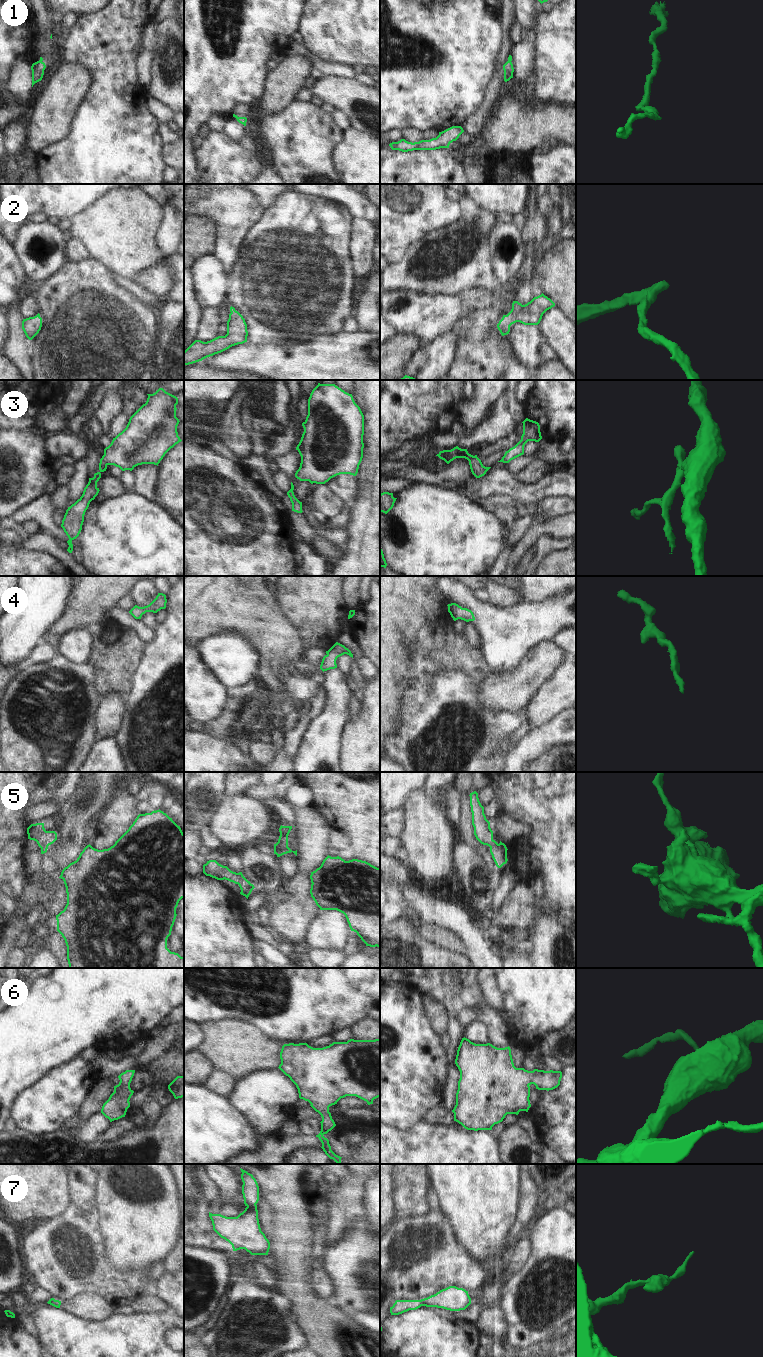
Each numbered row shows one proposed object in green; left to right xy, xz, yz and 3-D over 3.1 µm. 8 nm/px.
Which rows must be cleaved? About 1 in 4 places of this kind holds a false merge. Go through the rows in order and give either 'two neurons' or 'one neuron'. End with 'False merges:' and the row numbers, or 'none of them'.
1: one neuron
2: one neuron
3: one neuron
4: one neuron
5: one neuron
6: one neuron
7: one neuron
False merges: none of them

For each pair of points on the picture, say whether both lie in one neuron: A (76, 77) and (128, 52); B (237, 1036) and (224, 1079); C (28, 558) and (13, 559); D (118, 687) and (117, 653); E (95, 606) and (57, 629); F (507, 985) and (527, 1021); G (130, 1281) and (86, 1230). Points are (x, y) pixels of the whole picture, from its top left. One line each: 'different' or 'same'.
A: different
B: different
C: same
D: same
E: same
F: same
G: same

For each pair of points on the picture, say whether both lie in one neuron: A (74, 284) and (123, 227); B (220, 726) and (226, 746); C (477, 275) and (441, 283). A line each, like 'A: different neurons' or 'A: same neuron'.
A: different neurons
B: different neurons
C: same neuron

